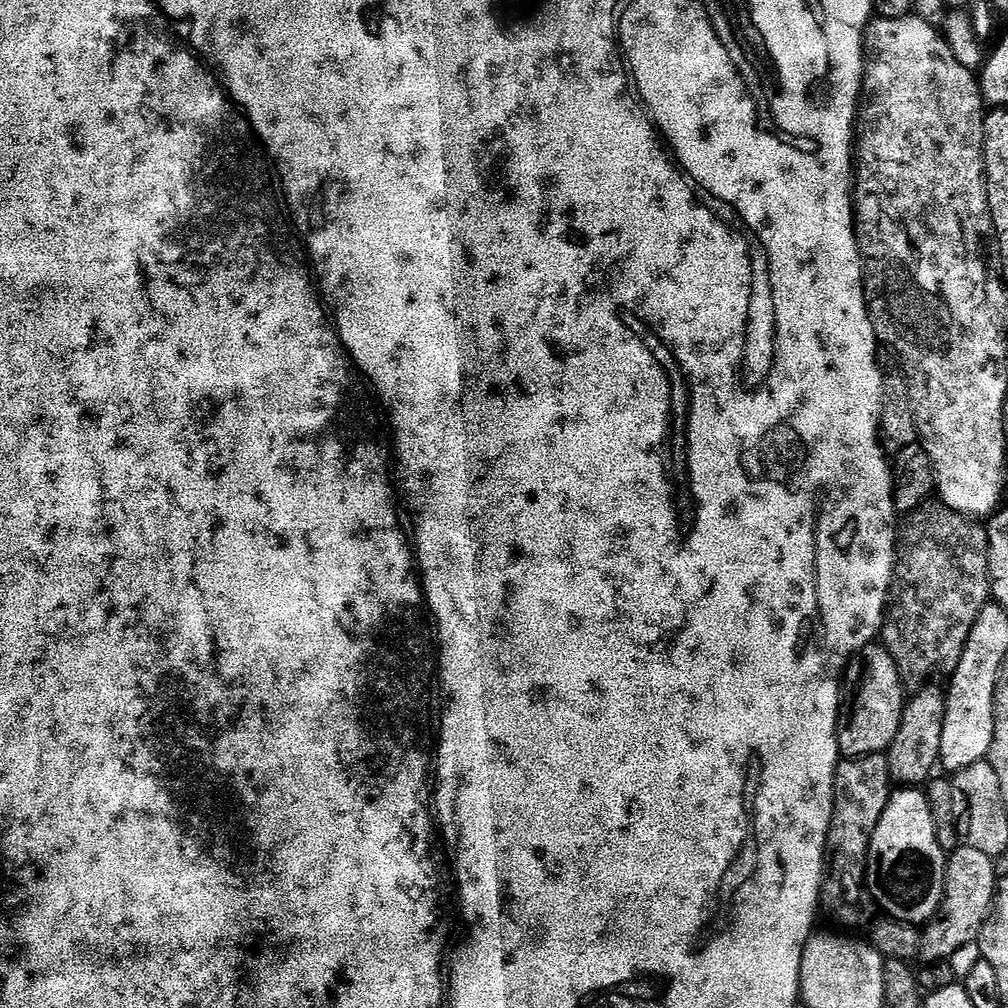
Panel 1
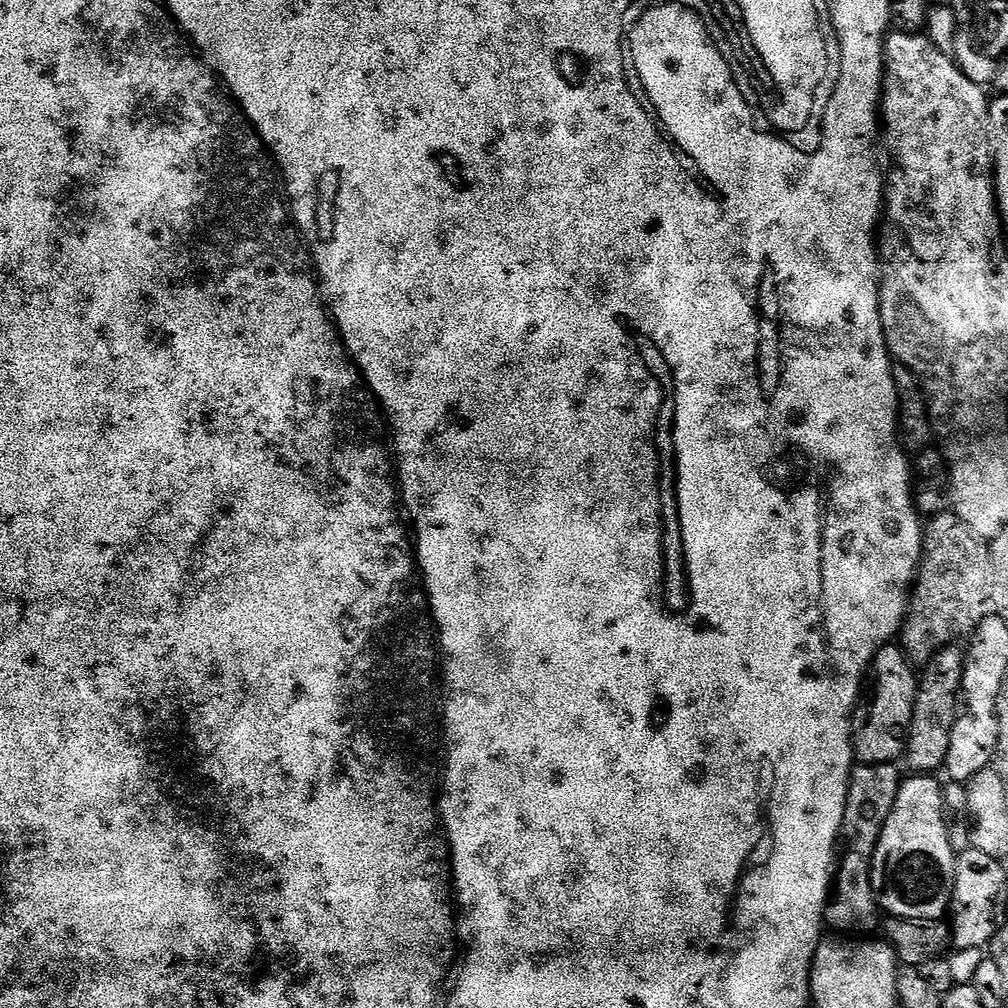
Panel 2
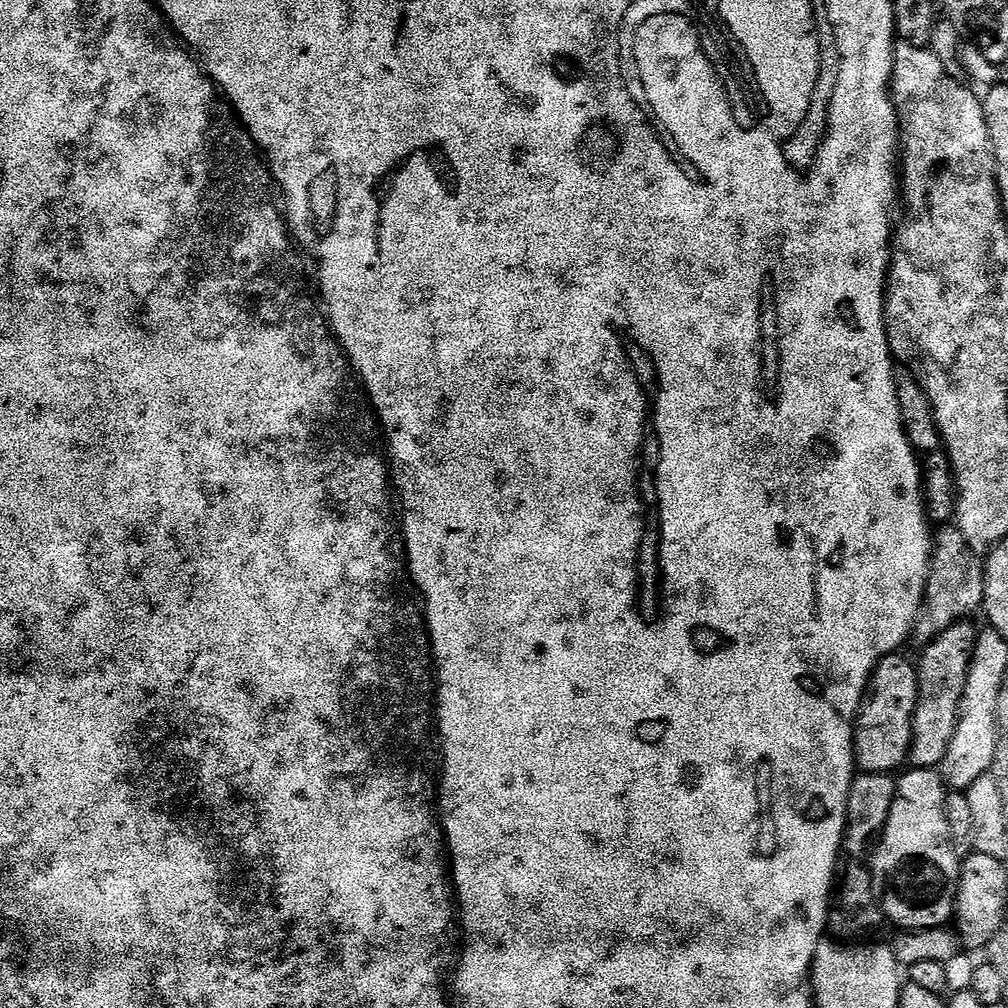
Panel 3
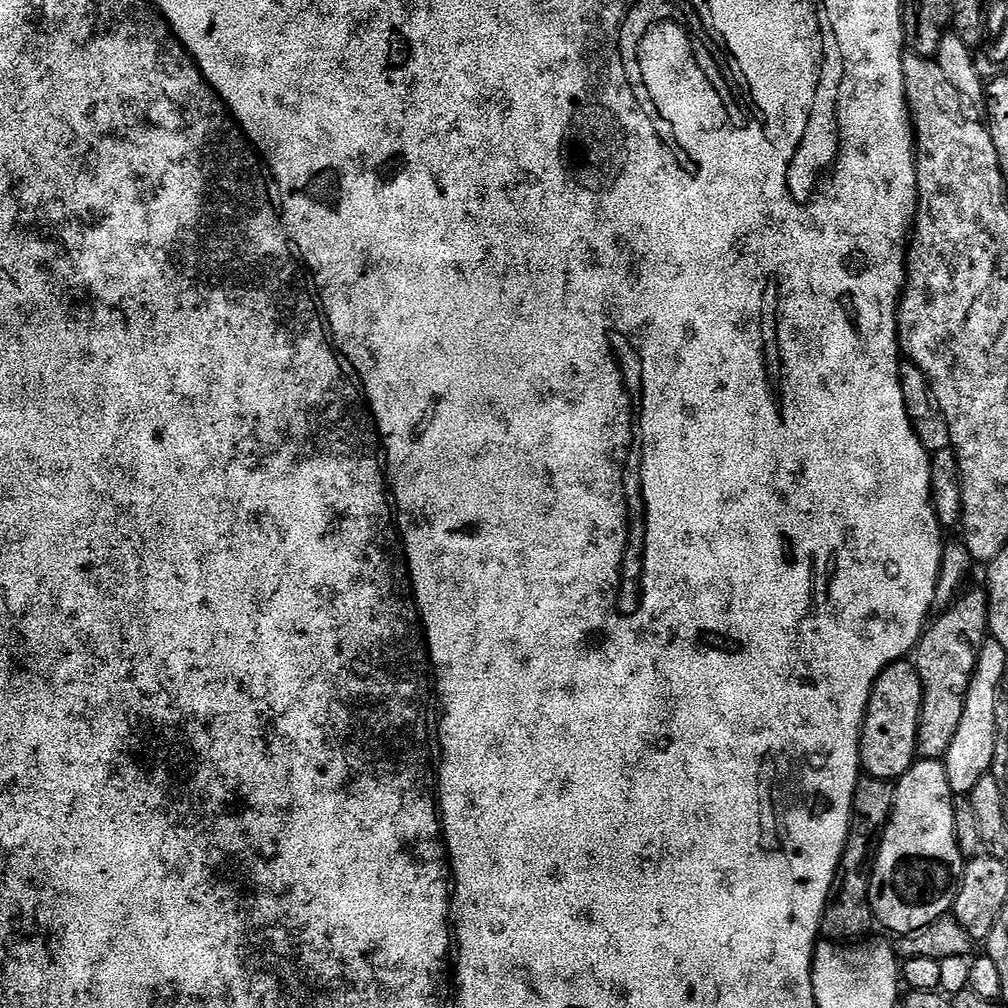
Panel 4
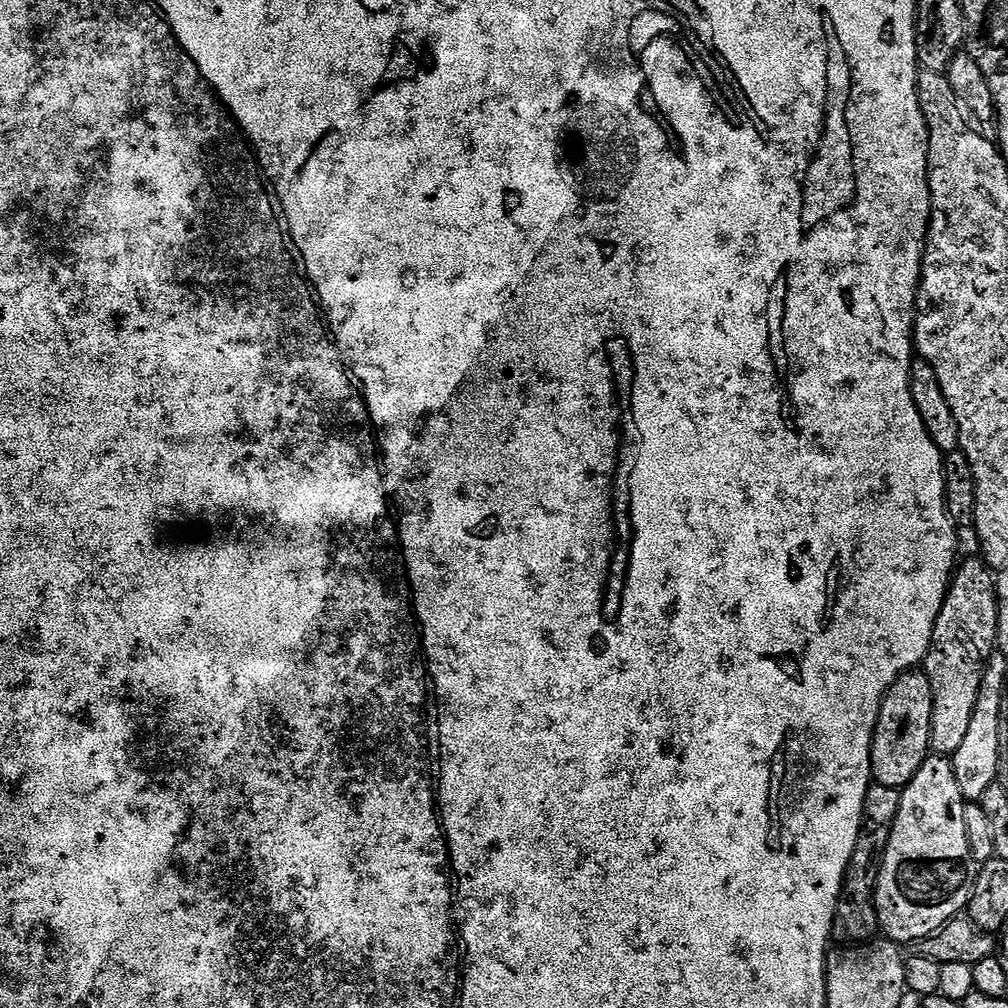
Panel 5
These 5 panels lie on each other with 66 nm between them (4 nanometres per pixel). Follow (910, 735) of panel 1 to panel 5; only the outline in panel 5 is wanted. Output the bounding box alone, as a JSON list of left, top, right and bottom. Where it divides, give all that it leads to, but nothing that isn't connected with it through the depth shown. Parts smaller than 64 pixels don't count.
[922,559,996,758]

